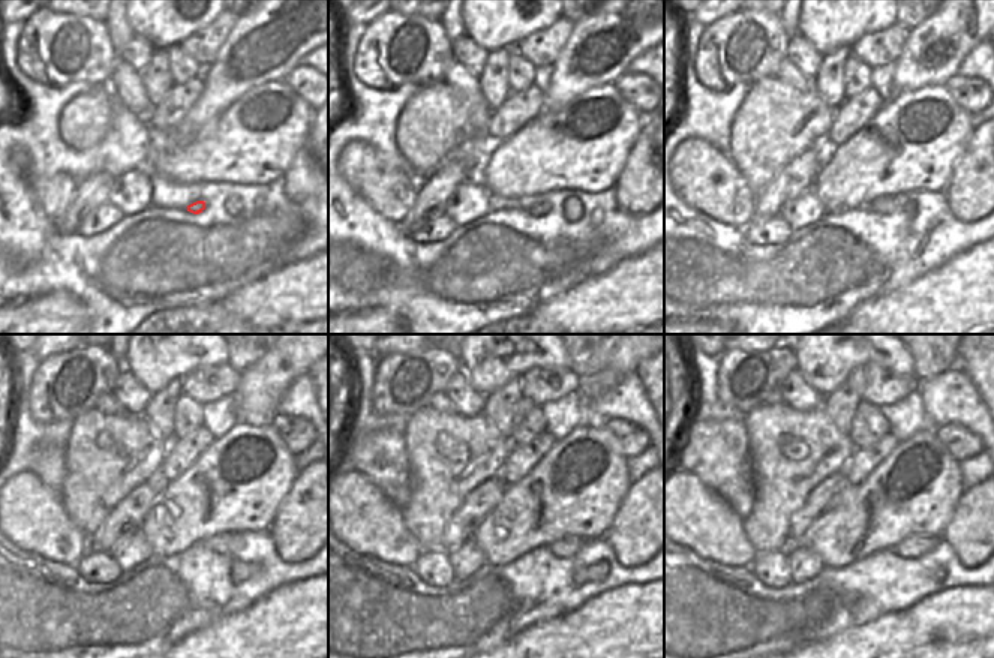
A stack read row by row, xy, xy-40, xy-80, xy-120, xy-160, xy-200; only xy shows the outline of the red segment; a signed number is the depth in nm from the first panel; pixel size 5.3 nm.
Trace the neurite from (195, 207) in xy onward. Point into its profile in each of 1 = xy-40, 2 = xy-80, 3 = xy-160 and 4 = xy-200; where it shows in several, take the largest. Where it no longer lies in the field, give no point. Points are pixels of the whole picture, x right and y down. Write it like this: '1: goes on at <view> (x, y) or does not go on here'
1: goes on at xy-40 (541, 209)
2: goes on at xy-80 (882, 206)
3: goes on at xy-160 (567, 547)
4: goes on at xy-200 (912, 547)

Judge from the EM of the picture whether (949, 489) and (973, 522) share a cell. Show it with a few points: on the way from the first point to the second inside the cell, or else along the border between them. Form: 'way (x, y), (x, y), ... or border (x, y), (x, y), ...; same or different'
border (964, 492), (942, 532); different

